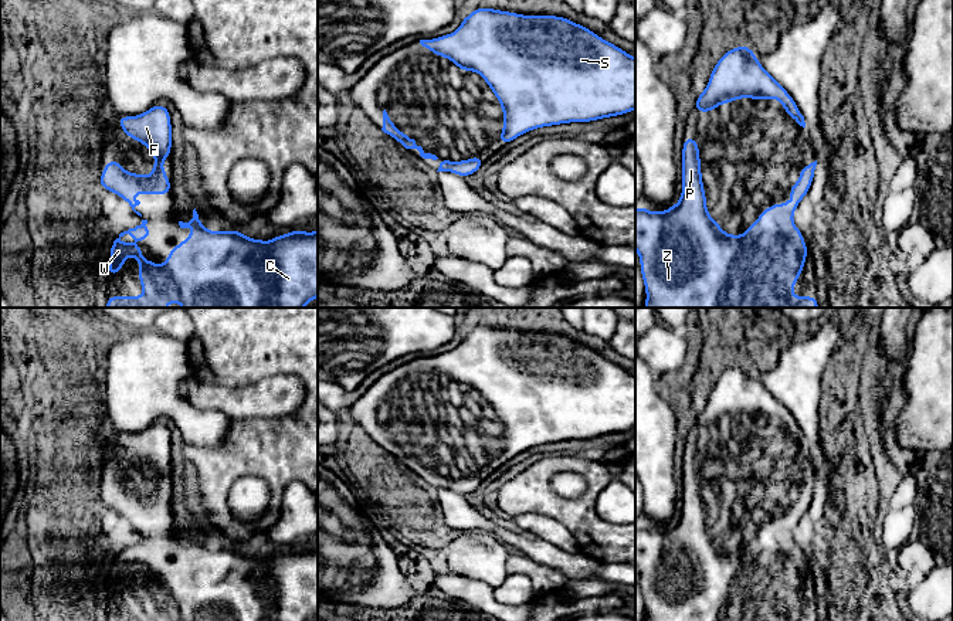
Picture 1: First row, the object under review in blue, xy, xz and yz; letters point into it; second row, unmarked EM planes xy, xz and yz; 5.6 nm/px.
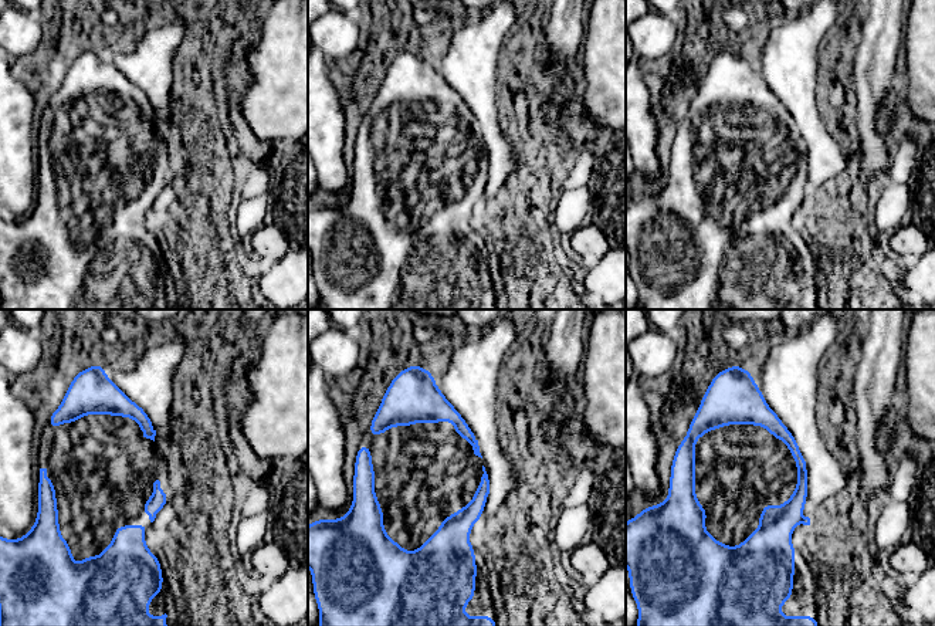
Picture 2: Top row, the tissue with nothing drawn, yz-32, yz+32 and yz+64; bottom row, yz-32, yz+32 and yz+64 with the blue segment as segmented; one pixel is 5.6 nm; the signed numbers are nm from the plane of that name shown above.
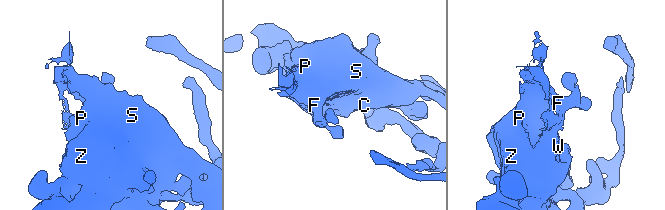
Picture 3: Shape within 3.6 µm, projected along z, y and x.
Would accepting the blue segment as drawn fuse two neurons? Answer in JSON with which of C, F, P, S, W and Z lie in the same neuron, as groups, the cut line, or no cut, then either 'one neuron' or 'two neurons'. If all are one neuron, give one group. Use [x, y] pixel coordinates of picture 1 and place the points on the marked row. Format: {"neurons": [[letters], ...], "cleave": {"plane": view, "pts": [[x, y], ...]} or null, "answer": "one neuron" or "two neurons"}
{"neurons": [["C", "F", "P", "S", "W", "Z"]], "cleave": null, "answer": "one neuron"}

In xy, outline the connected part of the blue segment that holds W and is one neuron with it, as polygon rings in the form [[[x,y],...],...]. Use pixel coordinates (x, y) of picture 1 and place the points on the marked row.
[[[196,208],[189,223],[179,221],[180,228],[196,228],[196,234],[189,234],[180,245],[170,247],[170,255],[160,267],[143,258],[142,248],[135,244],[123,244],[125,234],[142,242],[152,238],[146,227],[147,220],[119,234],[109,247],[111,261],[108,275],[118,275],[121,267],[128,262],[126,255],[132,254],[139,268],[139,285],[145,289],[143,296],[106,296],[106,308],[167,308],[169,302],[180,302],[182,308],[303,308],[318,296],[318,231],[303,233],[292,230],[291,234],[281,234],[271,241],[245,237],[241,231],[210,231],[200,221]]]

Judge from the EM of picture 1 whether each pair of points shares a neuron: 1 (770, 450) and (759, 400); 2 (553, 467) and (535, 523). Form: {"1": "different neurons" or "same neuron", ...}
{"1": "same neuron", "2": "different neurons"}

